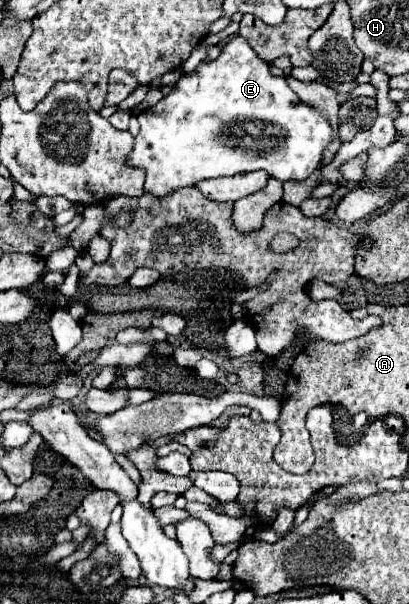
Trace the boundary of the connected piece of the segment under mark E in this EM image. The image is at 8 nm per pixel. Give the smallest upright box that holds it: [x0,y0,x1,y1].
[126,35,332,197]

